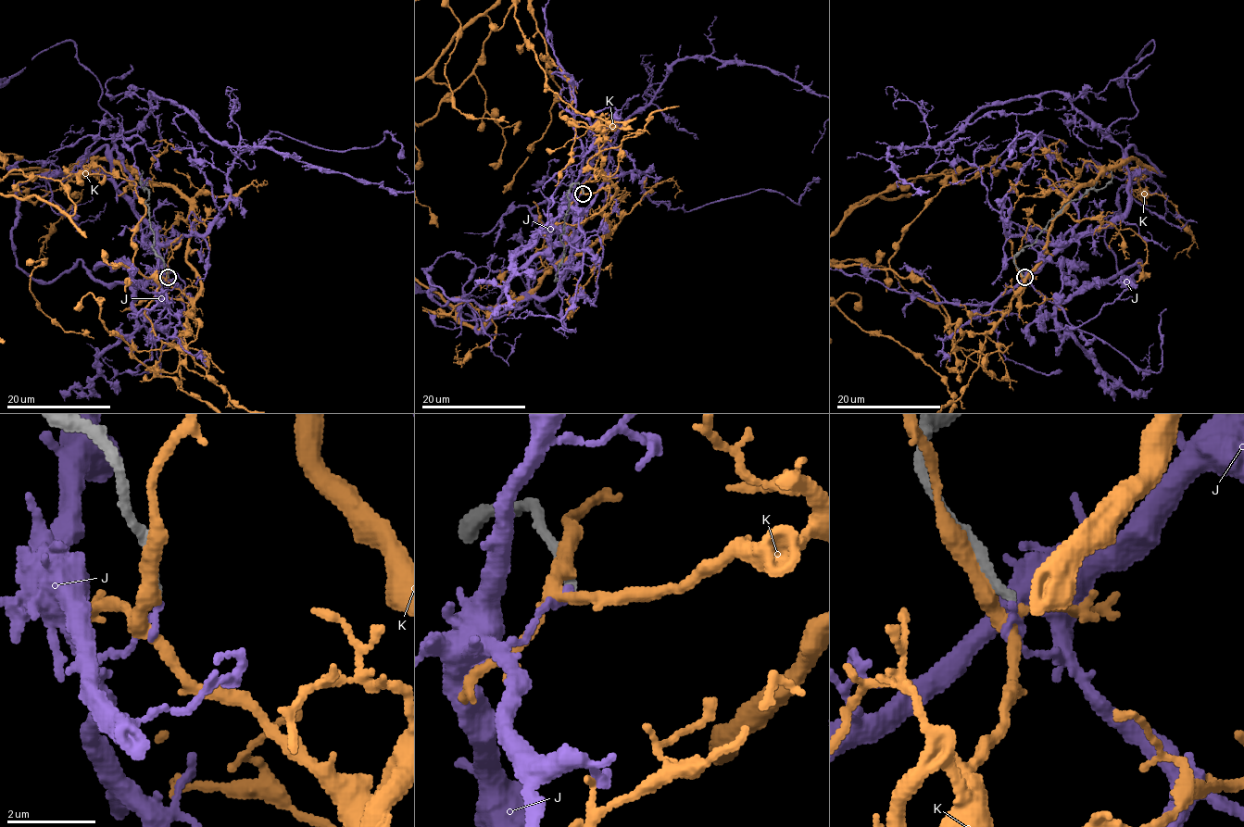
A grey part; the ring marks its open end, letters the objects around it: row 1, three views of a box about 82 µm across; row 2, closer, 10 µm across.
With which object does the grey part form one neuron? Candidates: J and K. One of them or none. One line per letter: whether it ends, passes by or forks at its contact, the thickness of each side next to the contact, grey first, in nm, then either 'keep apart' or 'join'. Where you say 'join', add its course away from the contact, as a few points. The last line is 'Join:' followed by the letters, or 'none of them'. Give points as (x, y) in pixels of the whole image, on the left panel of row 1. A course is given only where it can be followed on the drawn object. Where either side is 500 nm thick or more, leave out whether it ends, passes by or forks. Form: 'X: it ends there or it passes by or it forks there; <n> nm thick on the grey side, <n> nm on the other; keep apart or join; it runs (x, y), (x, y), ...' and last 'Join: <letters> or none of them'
J: it ends there; 220 nm thick on the grey side, 190 nm on the other; keep apart
K: it passes by; 320 nm thick on the grey side, 360 nm on the other; keep apart
Join: none of them

